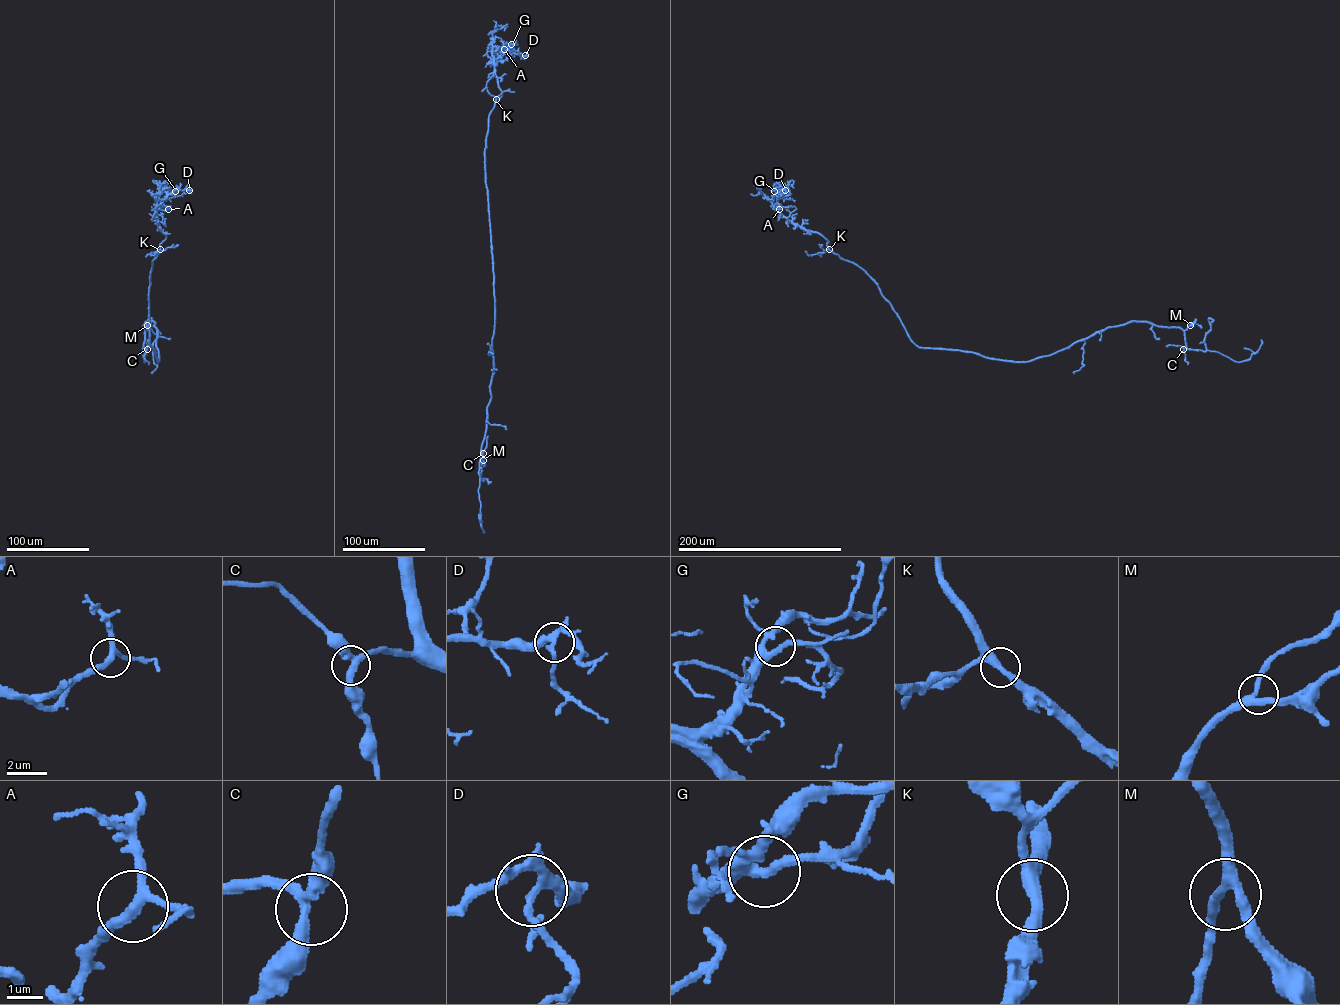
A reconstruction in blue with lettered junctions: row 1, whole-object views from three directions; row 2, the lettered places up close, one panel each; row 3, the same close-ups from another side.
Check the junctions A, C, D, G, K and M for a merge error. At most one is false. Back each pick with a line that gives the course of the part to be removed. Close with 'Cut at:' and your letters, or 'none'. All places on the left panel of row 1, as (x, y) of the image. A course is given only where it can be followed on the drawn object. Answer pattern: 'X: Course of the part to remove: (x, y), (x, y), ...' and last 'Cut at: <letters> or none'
Cut at: none

